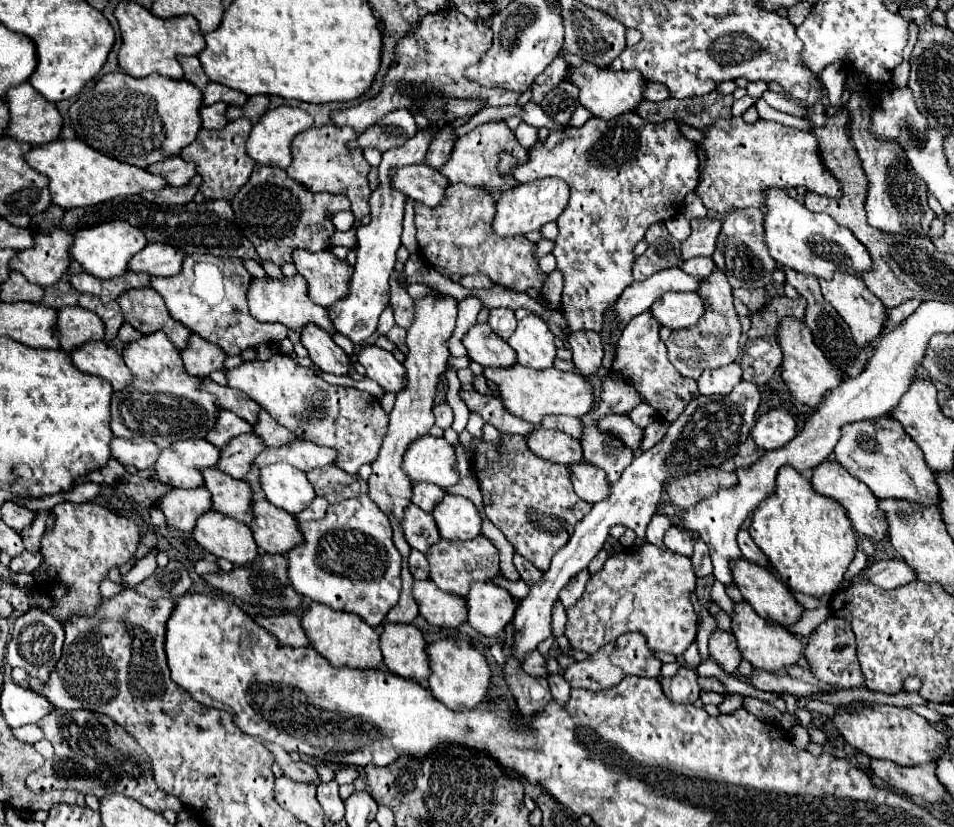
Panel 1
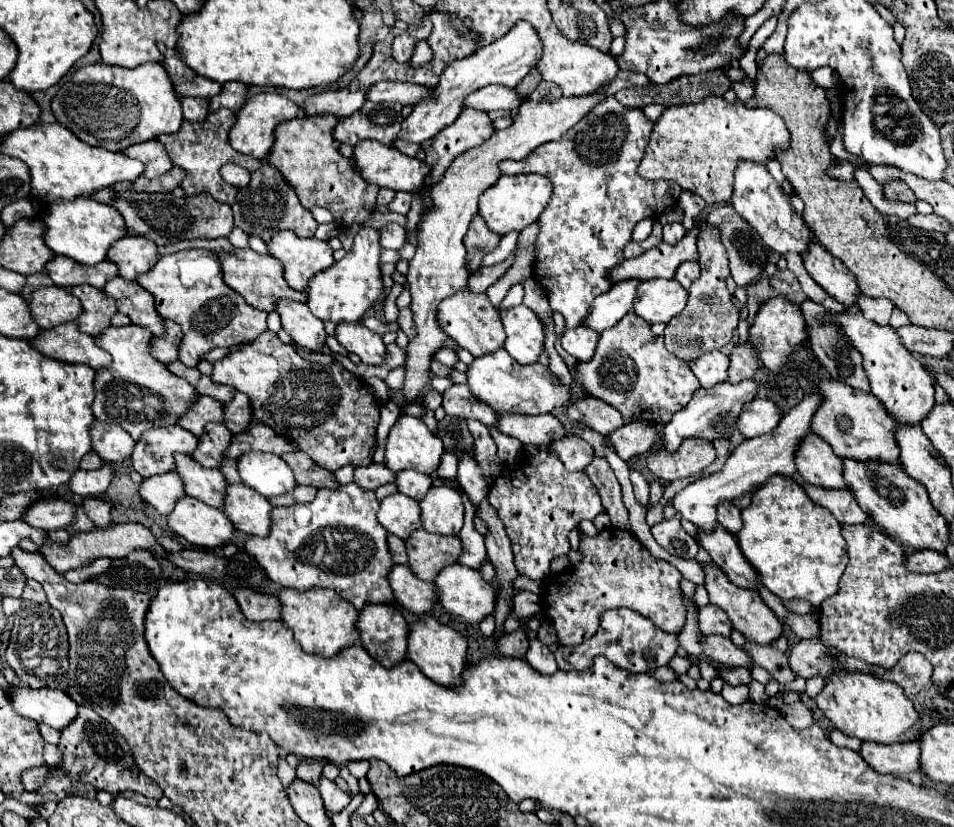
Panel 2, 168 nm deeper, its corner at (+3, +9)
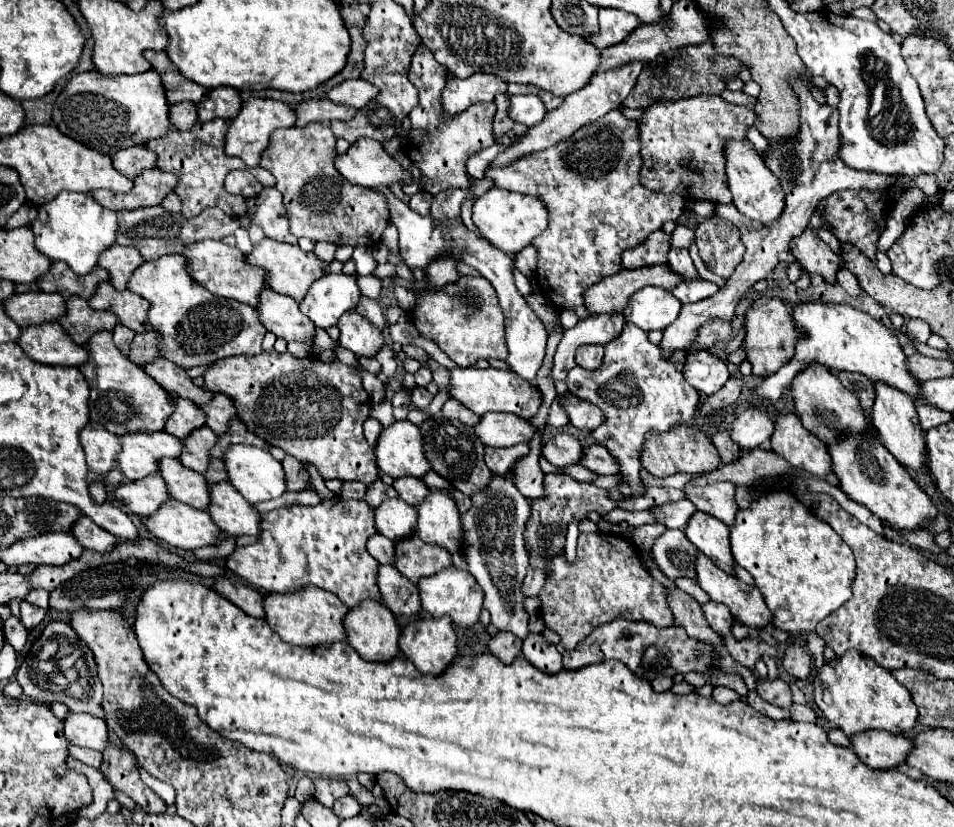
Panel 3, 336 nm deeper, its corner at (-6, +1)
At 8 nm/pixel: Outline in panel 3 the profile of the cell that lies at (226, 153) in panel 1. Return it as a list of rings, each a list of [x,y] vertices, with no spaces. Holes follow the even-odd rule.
[[[222,118],[210,120],[210,122],[196,122],[190,130],[182,132],[182,130],[168,130],[164,136],[146,142],[144,146],[150,148],[156,154],[156,168],[162,172],[172,172],[178,176],[178,186],[176,186],[176,194],[182,200],[182,216],[184,218],[194,218],[198,216],[204,208],[208,206],[218,206],[220,210],[224,210],[230,216],[242,216],[246,212],[246,200],[242,196],[234,196],[228,194],[224,190],[224,178],[228,172],[232,170],[250,170],[264,186],[274,186],[274,178],[272,174],[268,174],[268,170],[254,166],[248,168],[240,158],[232,158],[224,154],[224,136],[228,130],[228,122]]]

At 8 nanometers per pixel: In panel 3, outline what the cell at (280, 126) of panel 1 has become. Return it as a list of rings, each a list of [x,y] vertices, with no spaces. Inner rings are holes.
[[[250,98],[248,102],[242,104],[238,116],[234,116],[228,122],[228,132],[226,132],[226,146],[224,152],[228,156],[238,156],[246,162],[246,166],[258,166],[260,162],[260,154],[264,152],[264,148],[268,146],[270,134],[276,128],[282,126],[294,126],[296,124],[296,114],[294,110],[278,100],[262,100],[262,98]]]

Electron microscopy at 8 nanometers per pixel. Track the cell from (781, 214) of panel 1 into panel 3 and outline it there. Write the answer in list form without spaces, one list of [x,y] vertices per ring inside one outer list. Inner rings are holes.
[[[728,140],[726,150],[726,176],[728,176],[728,188],[734,194],[734,206],[750,220],[758,220],[762,224],[774,222],[778,214],[782,214],[784,198],[782,198],[782,188],[778,186],[778,180],[770,170],[764,166],[762,158],[754,150],[752,142],[748,140]]]

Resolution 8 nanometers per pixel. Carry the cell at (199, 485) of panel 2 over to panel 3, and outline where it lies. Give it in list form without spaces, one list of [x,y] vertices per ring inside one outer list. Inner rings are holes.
[[[160,458],[158,470],[166,482],[170,498],[180,500],[192,508],[206,510],[206,506],[210,504],[210,498],[208,498],[210,484],[202,478],[202,474],[186,470],[174,458]]]

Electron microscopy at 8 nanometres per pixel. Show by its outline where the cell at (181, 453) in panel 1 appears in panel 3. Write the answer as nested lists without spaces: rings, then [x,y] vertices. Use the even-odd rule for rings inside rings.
[[[164,430],[162,432],[130,432],[130,434],[122,434],[120,444],[122,444],[122,450],[120,450],[116,462],[118,462],[122,474],[128,480],[146,478],[146,474],[158,472],[158,458],[164,458],[164,456],[178,458],[178,454],[182,454],[182,440],[174,438],[172,434],[164,434]]]

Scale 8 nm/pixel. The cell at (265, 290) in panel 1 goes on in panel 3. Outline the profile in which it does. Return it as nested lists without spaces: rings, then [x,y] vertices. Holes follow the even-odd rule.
[[[204,240],[204,242],[194,242],[194,246],[186,246],[182,250],[182,256],[186,258],[188,274],[200,286],[206,286],[206,290],[210,290],[212,294],[234,298],[250,306],[258,304],[258,290],[266,288],[266,282],[262,282],[262,270],[246,264],[246,258],[238,248],[226,246],[216,240]]]

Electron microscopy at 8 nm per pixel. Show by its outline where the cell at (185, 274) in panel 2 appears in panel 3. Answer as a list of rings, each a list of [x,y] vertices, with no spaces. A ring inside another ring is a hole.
[[[180,254],[160,256],[158,260],[142,262],[128,280],[128,290],[134,294],[140,294],[142,298],[146,298],[150,302],[148,322],[160,336],[158,350],[160,350],[162,358],[168,358],[170,362],[188,370],[188,368],[206,366],[206,364],[212,364],[212,362],[218,362],[222,358],[236,356],[236,354],[242,354],[242,356],[262,354],[262,338],[266,334],[266,328],[258,322],[254,308],[248,304],[242,304],[238,300],[228,300],[228,298],[210,294],[206,288],[202,288],[198,282],[194,282],[190,278],[190,274],[186,274],[184,262],[186,260]]]

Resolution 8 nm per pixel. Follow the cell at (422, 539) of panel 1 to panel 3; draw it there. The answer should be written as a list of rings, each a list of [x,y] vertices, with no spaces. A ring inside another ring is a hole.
[[[400,498],[384,500],[378,508],[374,508],[376,532],[390,540],[408,538],[410,534],[414,534],[414,522],[418,522],[416,508]]]

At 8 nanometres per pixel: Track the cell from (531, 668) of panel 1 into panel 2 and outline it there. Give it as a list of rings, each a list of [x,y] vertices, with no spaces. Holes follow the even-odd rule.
[[[515,630],[511,634],[505,634],[499,644],[497,644],[499,654],[509,656],[509,658],[525,658],[527,650],[529,650],[529,636],[525,630]]]

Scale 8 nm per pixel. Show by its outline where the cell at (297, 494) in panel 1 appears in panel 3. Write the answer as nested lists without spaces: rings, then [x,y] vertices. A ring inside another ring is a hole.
[[[232,444],[226,452],[224,452],[224,464],[226,464],[226,474],[228,474],[228,482],[250,502],[250,504],[258,504],[262,500],[270,500],[270,498],[278,498],[282,496],[282,492],[286,492],[286,478],[284,478],[284,470],[282,464],[264,448],[256,448],[256,446],[248,446],[248,444]]]

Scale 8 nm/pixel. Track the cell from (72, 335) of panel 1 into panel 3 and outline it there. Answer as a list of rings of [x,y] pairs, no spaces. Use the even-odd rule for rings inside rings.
[[[14,292],[8,300],[4,300],[4,312],[20,328],[52,322],[66,312],[64,306],[64,298],[56,292]]]

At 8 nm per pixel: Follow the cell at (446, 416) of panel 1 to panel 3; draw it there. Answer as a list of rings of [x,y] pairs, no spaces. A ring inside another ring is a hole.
[[[414,388],[412,390],[412,402],[418,406],[418,408],[426,408],[430,402],[432,402],[432,394],[426,390],[426,388]]]

